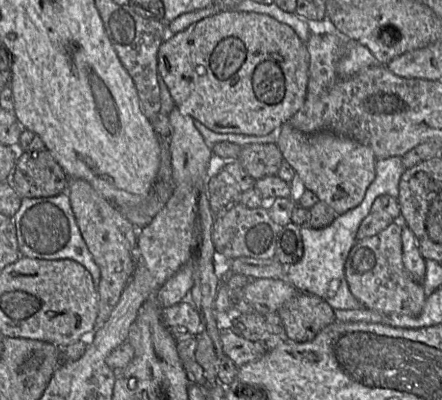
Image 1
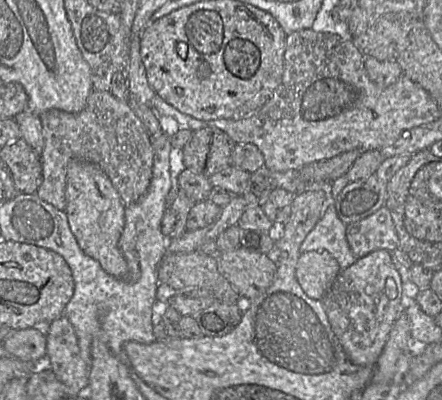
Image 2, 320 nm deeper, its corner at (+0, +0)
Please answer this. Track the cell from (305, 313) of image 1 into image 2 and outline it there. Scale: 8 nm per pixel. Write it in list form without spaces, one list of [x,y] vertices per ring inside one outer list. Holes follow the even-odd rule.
[[[244,247],[218,252],[215,257],[223,278],[249,300],[264,292],[276,276],[277,266],[267,255]]]

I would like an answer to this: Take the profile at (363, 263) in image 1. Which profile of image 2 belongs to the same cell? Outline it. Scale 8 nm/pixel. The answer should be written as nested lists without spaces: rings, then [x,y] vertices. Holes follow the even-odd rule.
[[[385,205],[373,214],[347,225],[346,239],[358,259],[376,250],[393,252],[399,247],[391,213]]]

